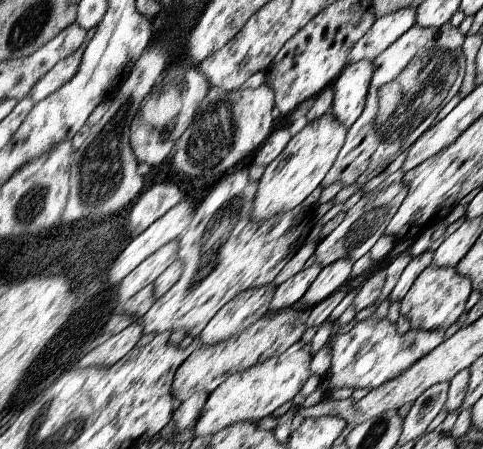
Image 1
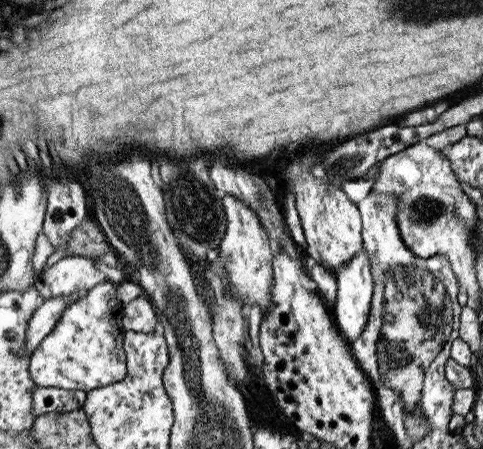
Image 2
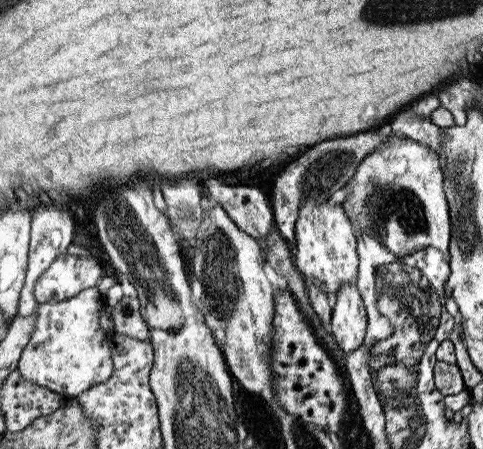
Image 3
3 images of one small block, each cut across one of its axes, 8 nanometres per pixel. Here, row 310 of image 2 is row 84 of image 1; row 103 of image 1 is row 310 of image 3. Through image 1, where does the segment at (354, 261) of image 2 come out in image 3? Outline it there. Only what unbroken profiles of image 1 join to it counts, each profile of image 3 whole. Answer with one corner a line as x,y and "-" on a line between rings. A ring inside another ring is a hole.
347,282
339,292
333,294
333,314
329,332
343,354
353,352
361,346
367,332
367,314
357,282

